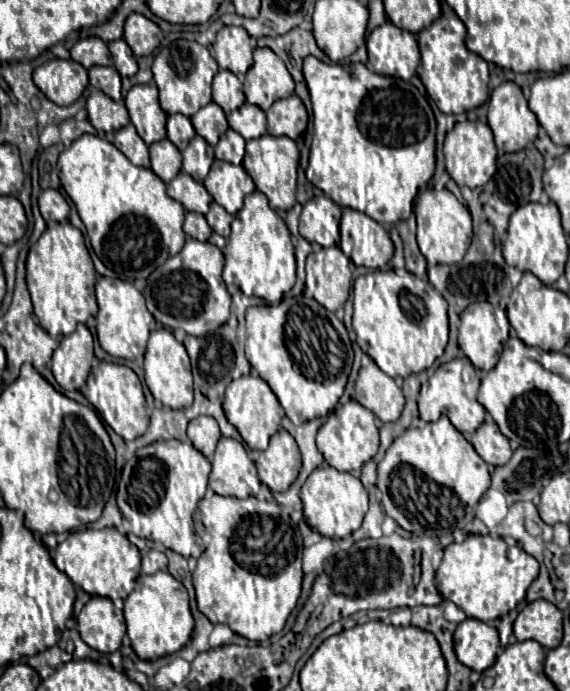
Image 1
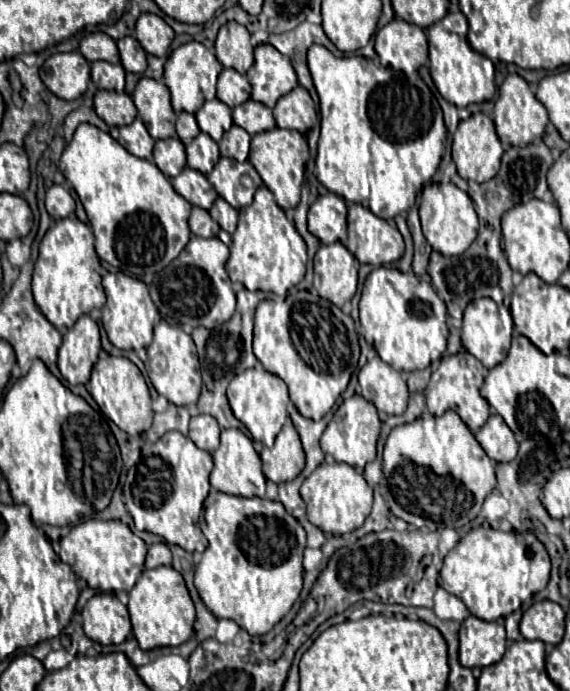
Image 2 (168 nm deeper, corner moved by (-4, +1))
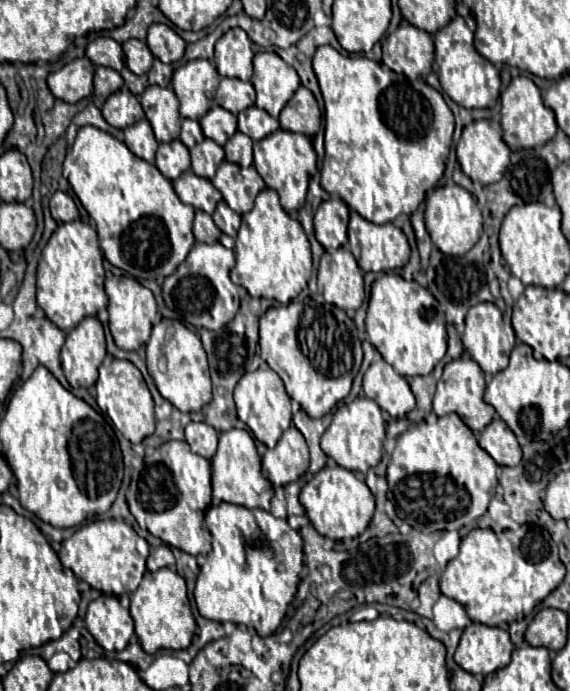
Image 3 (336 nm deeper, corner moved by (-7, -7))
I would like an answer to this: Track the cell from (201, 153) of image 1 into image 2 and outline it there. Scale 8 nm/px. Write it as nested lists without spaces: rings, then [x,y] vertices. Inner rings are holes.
[[[199,133],[197,139],[193,139],[191,145],[187,145],[187,165],[195,171],[201,171],[205,175],[211,173],[217,159],[219,159],[219,147],[205,133]]]

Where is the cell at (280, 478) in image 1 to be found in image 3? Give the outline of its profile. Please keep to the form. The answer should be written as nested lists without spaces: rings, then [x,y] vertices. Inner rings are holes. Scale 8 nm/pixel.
[[[292,425],[284,431],[278,445],[264,453],[262,471],[268,473],[274,487],[284,487],[308,471],[308,461],[308,445],[300,431]]]

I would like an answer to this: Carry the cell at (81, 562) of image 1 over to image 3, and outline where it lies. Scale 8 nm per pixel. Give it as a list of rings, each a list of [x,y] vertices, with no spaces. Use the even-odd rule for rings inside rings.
[[[108,519],[80,527],[70,539],[62,543],[58,555],[62,565],[72,569],[78,579],[86,581],[92,589],[100,593],[116,595],[116,597],[120,597],[122,593],[134,593],[142,581],[142,575],[149,571],[146,567],[146,559],[150,555],[150,547],[124,521]]]

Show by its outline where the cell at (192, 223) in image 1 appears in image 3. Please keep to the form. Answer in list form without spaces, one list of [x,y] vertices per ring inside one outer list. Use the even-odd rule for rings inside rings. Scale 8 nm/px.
[[[196,211],[196,219],[194,219],[194,237],[198,243],[216,243],[218,237],[222,235],[222,231],[214,225],[212,217],[204,211]]]

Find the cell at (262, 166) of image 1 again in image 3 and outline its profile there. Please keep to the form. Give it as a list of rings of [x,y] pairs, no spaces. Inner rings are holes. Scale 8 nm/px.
[[[278,129],[272,135],[254,143],[254,167],[264,179],[266,187],[274,189],[280,195],[284,211],[292,213],[304,205],[310,175],[316,173],[316,151],[306,135]]]

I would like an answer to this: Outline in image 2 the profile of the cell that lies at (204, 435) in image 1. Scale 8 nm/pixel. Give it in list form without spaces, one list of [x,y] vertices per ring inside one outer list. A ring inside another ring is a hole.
[[[195,415],[189,423],[189,439],[209,453],[213,453],[219,447],[219,427],[217,421],[211,415]]]

